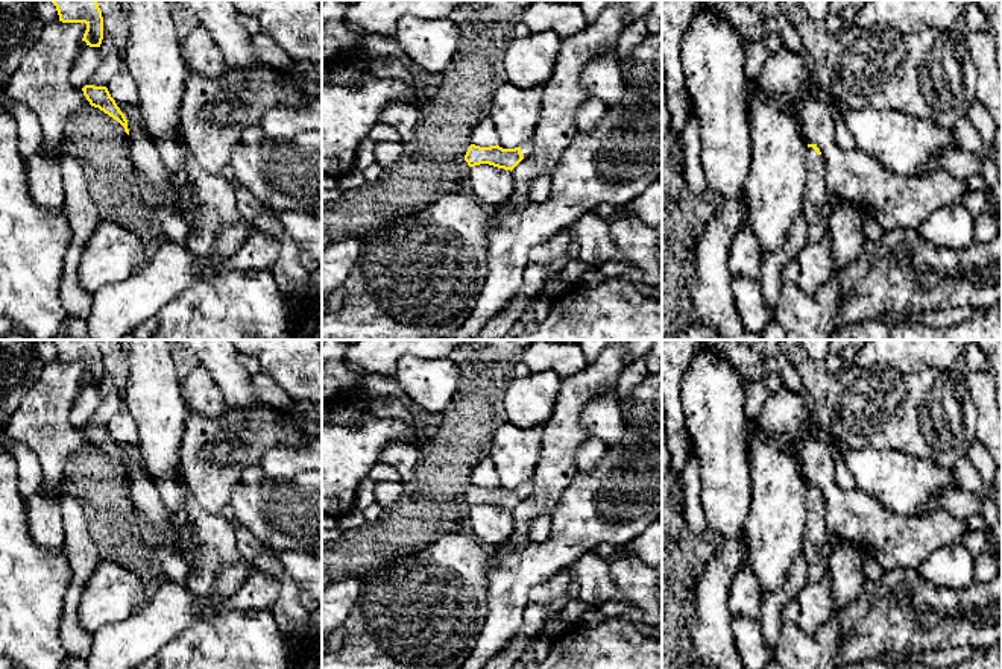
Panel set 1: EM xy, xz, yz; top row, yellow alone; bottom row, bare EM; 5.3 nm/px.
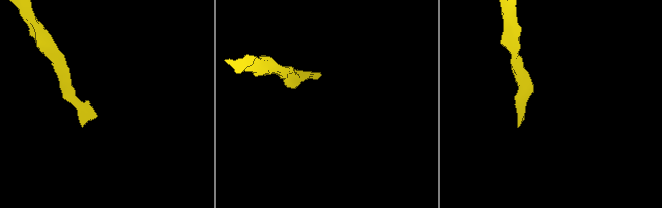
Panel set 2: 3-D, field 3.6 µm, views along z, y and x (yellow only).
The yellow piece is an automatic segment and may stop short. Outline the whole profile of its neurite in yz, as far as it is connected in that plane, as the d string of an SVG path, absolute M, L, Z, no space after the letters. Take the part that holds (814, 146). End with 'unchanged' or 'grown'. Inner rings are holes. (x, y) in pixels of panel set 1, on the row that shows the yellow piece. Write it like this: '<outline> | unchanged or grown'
M808 144L806 149L806 191L802 200L803 215L808 223L808 241L817 241L827 234L826 220L821 217L829 194L826 190L826 168L817 144Z | grown

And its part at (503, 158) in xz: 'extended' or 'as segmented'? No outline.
extended

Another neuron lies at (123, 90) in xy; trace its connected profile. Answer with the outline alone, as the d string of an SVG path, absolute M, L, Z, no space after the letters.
M129 71L117 73L106 88L115 102L138 106L140 93Z

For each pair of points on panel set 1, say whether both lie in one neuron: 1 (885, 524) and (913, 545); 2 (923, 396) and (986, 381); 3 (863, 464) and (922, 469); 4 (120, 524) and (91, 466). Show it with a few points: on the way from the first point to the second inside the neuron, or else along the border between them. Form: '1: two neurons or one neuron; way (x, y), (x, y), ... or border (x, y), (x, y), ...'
1: one neuron; way (891, 530), (907, 542)
2: two neurons; border (967, 369), (966, 389), (972, 399), (976, 420)
3: one neuron; way (878, 472), (907, 472)
4: one neuron; way (117, 505), (117, 475), (110, 467)

